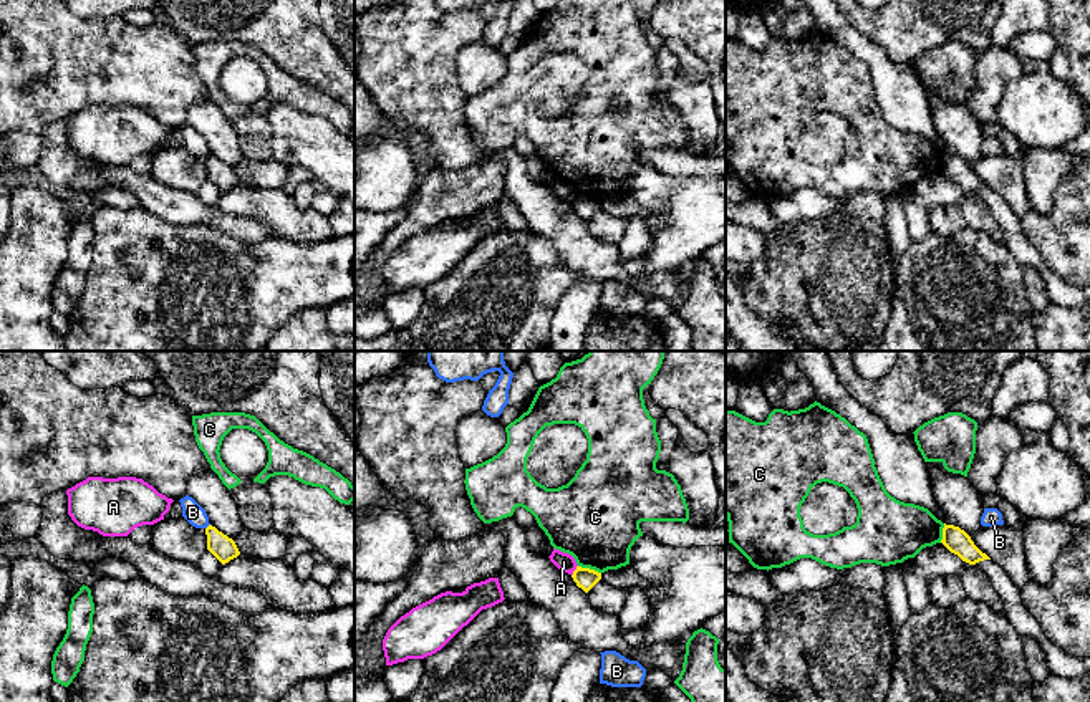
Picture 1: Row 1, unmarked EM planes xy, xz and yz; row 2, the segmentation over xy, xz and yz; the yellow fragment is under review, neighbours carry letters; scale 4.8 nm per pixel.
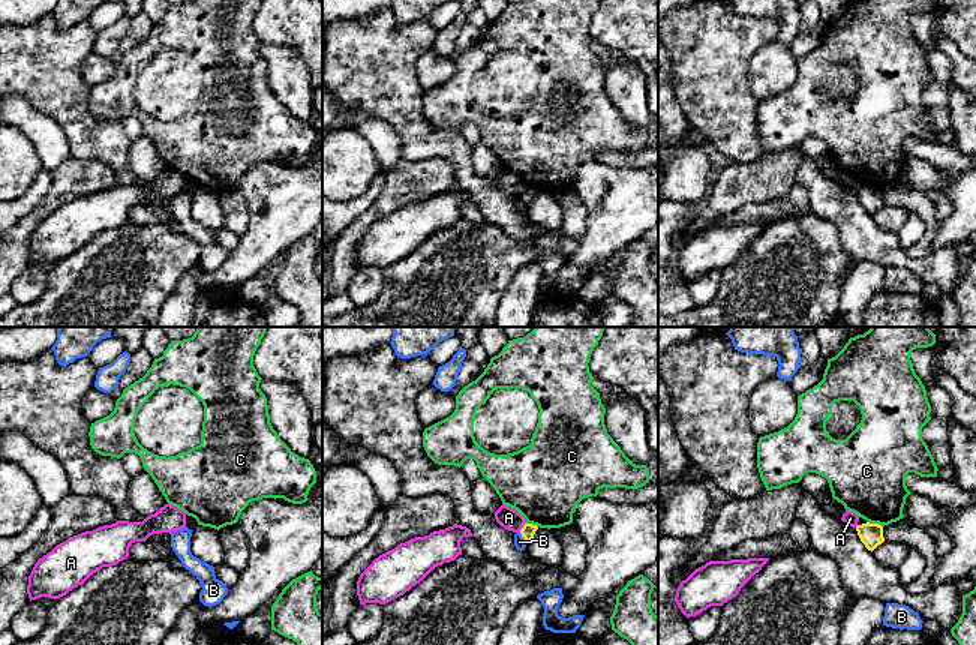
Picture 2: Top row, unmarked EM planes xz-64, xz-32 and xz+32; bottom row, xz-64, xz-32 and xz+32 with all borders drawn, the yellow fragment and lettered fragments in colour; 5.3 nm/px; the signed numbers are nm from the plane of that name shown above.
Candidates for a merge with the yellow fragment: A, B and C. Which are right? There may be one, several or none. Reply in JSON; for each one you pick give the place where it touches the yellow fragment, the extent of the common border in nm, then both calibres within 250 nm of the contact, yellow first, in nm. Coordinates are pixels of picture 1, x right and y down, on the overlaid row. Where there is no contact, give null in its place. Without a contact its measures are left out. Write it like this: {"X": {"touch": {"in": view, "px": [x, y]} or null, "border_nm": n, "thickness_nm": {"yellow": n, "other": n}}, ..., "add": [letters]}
{"add": []}

